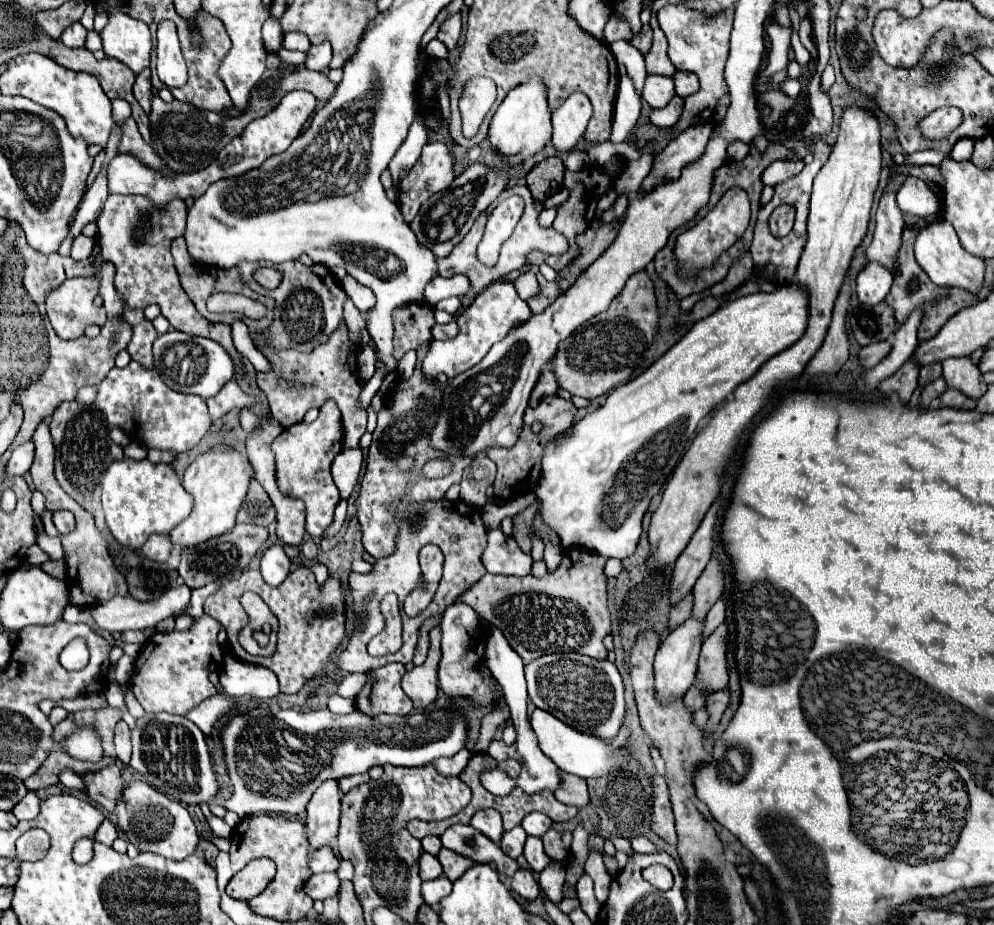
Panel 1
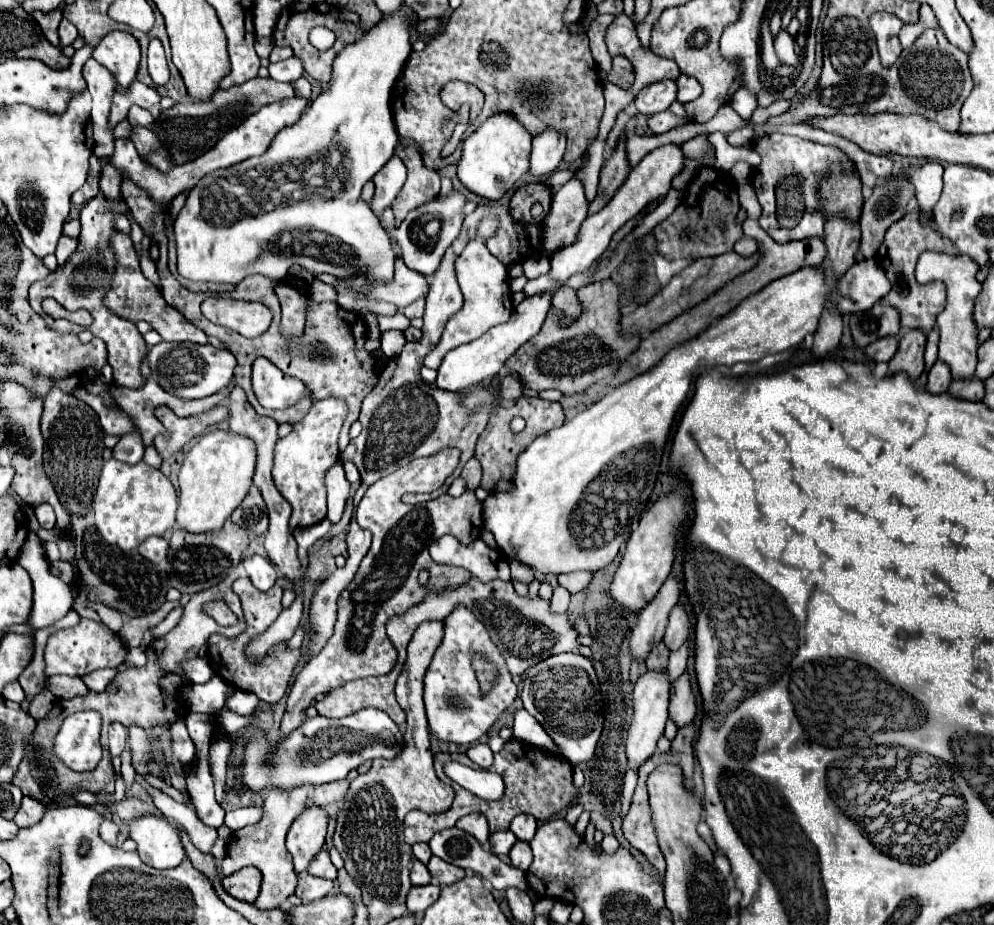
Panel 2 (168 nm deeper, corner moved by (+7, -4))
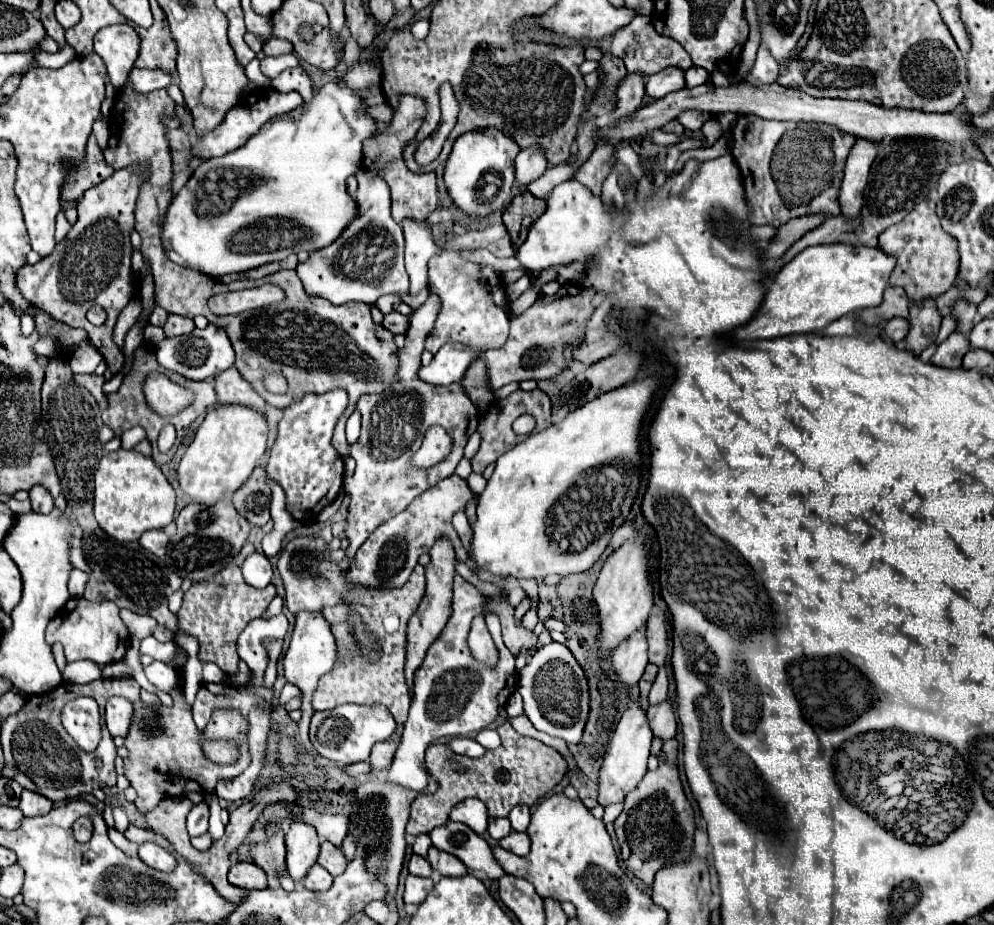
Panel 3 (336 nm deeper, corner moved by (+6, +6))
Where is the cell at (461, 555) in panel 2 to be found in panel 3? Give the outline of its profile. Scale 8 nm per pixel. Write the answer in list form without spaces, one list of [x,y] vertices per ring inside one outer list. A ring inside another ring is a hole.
[[[457,511],[455,515],[453,515],[453,527],[455,527],[455,531],[459,533],[459,537],[461,537],[461,541],[463,541],[463,547],[467,549],[469,547],[469,521],[467,521],[467,515],[465,515],[465,511]]]

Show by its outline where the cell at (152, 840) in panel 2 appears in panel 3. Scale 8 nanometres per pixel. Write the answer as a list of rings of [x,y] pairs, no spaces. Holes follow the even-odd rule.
[[[143,843],[139,847],[139,857],[147,867],[153,867],[153,869],[163,871],[163,873],[171,873],[177,867],[175,857],[155,843]]]

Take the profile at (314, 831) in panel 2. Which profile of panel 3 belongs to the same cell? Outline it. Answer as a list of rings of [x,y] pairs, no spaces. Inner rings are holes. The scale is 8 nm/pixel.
[[[293,821],[287,835],[285,835],[285,847],[287,847],[287,873],[295,883],[301,883],[309,867],[317,861],[319,855],[319,839],[313,825],[307,825],[303,821]]]

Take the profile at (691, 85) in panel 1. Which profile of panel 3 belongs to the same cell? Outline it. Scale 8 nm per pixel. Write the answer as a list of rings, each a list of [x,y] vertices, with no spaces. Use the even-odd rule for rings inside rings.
[[[691,67],[685,71],[685,79],[687,79],[687,87],[697,87],[709,81],[709,71],[703,67]]]

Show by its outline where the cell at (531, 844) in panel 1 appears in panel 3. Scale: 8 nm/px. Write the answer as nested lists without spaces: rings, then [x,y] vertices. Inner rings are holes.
[[[511,831],[507,837],[503,837],[499,841],[499,845],[515,855],[525,855],[529,853],[529,837],[527,833],[517,833],[517,831]]]

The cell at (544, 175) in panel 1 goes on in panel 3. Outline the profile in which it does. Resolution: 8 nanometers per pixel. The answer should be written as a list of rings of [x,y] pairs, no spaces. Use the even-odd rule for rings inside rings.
[[[521,193],[513,199],[513,203],[505,209],[503,213],[503,223],[507,227],[507,233],[511,235],[513,247],[519,249],[525,241],[527,235],[527,227],[525,221],[531,219],[535,221],[541,213],[545,211],[545,199],[537,199],[537,197],[529,197],[529,193]]]

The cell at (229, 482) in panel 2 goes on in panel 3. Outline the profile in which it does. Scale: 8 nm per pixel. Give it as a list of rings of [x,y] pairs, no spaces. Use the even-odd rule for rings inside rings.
[[[217,405],[207,413],[179,463],[179,485],[187,497],[213,505],[221,497],[229,497],[239,489],[265,455],[269,425],[263,413],[245,405]]]

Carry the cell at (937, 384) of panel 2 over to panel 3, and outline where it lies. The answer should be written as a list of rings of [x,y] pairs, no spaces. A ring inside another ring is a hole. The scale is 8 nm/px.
[[[953,331],[943,343],[937,345],[937,351],[935,351],[935,355],[931,357],[931,363],[937,365],[937,367],[957,369],[957,367],[961,367],[963,357],[965,357],[965,353],[967,353],[969,349],[971,349],[969,339],[967,339],[963,333]]]

